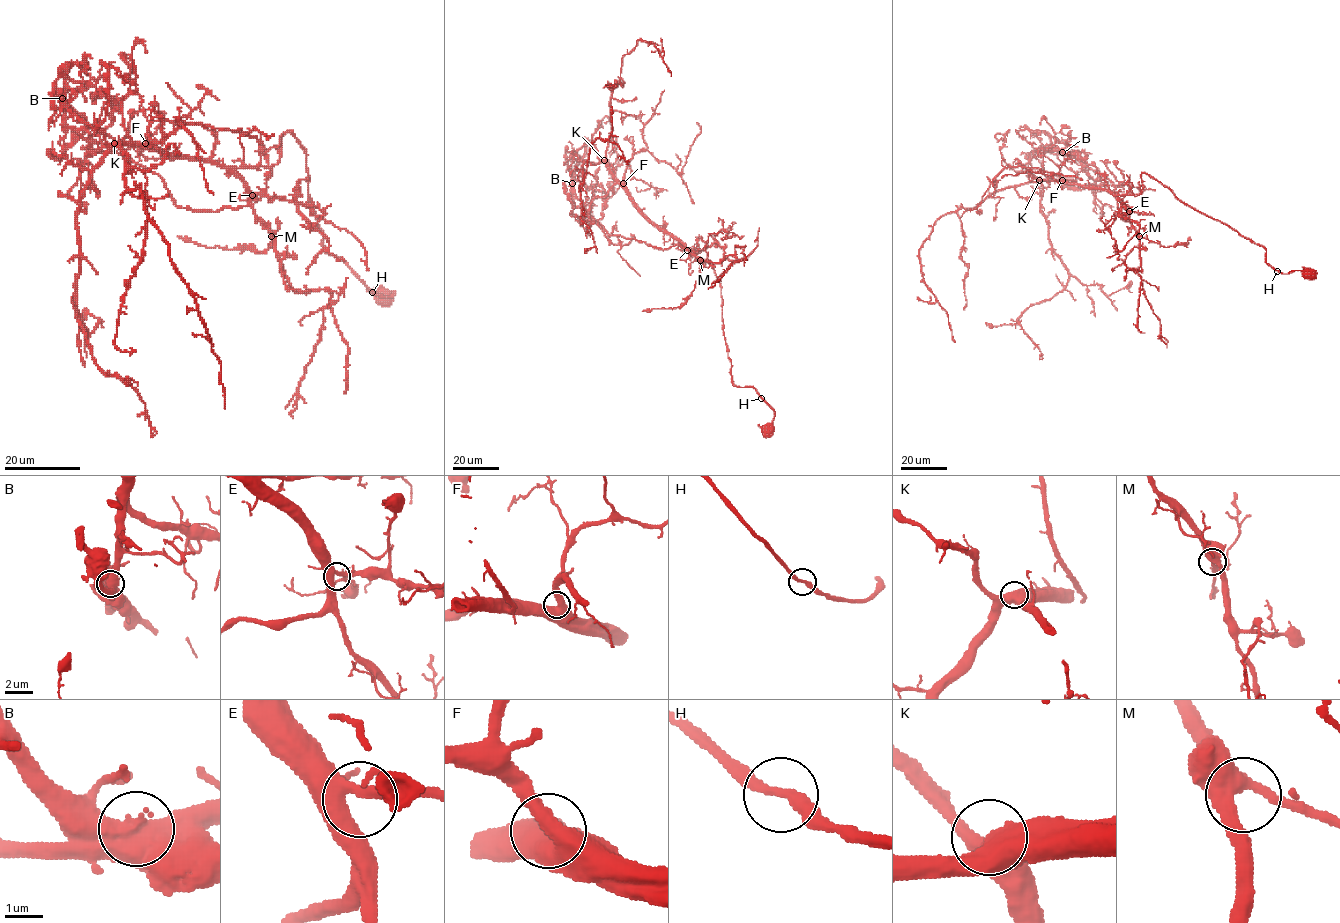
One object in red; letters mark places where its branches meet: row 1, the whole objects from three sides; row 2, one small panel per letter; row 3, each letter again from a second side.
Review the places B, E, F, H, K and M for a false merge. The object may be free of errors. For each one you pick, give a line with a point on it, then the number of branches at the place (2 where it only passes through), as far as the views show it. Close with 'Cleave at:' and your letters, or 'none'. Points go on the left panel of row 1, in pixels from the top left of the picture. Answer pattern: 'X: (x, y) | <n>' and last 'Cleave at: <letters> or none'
B: (62, 98) | 2
Cleave at: B

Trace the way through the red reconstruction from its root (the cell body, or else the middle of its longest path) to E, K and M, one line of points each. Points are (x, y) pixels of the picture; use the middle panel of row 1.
E: (768, 428), (774, 410), (753, 387), (737, 386), (732, 379), (720, 283), (709, 264), (675, 238), (687, 250)
K: (768, 428), (774, 410), (753, 387), (733, 383), (721, 285), (714, 270), (659, 230), (604, 160)
M: (768, 428), (774, 410), (753, 387), (737, 386), (732, 379), (720, 283), (709, 264), (675, 238), (700, 260)

